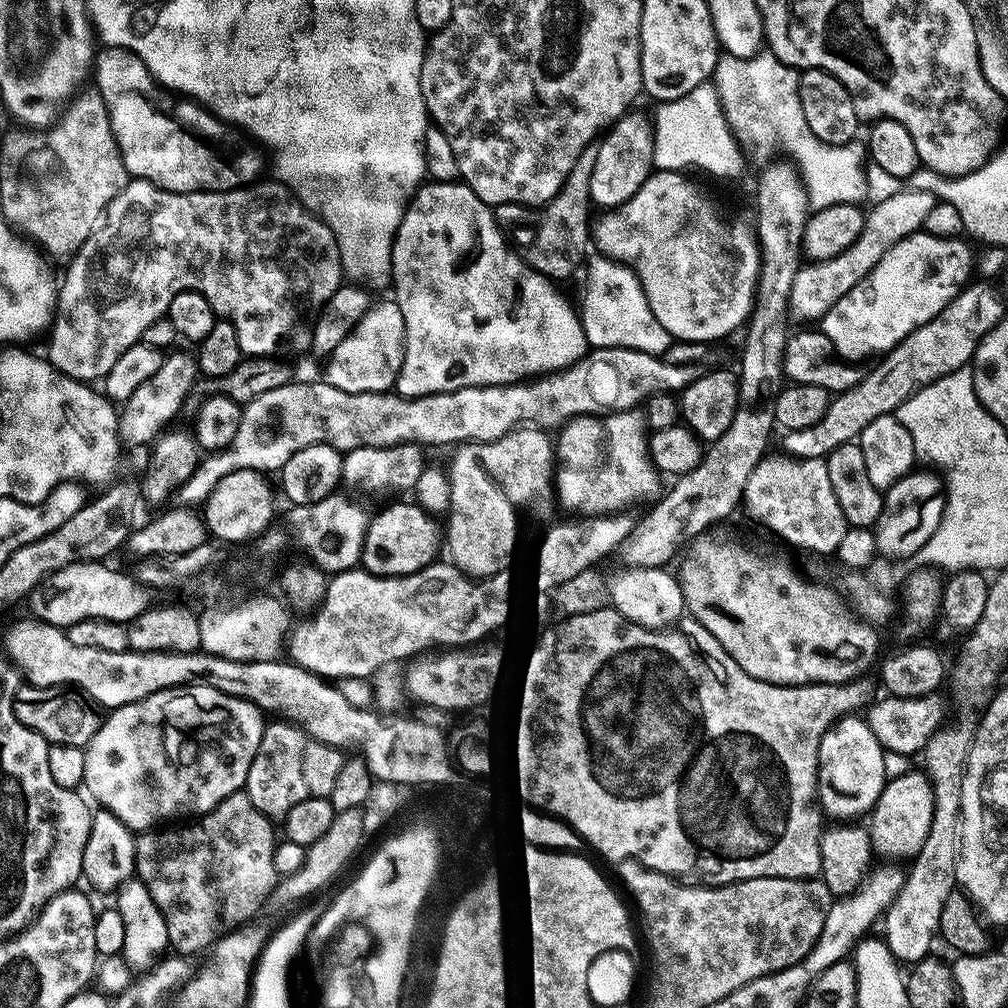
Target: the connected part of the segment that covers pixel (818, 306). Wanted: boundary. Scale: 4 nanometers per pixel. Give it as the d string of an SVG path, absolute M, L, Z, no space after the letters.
M901 187L900 191L892 192L886 202L878 202L867 209L864 217L862 234L842 254L829 260L817 260L805 263L794 274L794 286L790 286L788 310L791 319L819 321L836 303L854 286L858 286L878 266L880 259L902 238L913 236L921 231L926 222L926 214L936 204L937 198L932 192L910 190Z

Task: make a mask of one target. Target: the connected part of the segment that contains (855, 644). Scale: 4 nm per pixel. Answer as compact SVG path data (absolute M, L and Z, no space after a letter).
M712 535L697 536L690 544L692 553L688 557L687 555L683 557L684 565L681 566L680 572L678 571L678 579L684 591L684 605L690 616L692 612L693 618L724 647L723 651L736 660L738 666L742 666L742 670L746 670L746 674L771 684L842 684L846 680L855 680L867 673L864 671L875 662L876 651L880 648L880 636L876 633L879 631L853 611L847 599L844 601L834 589L827 588L827 583L808 580L804 574L796 573L784 560L763 556L762 553L755 552L754 549L747 548L736 540L719 540L718 537Z

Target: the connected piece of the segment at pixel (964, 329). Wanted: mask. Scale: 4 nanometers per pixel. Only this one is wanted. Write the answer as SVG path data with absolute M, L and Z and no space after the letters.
M989 283L967 285L935 318L892 348L874 370L861 377L857 386L837 393L820 422L810 428L789 431L785 435L785 451L793 456L823 459L838 446L855 441L875 418L895 413L898 405L918 389L965 367L974 357L981 338L1006 312L997 292L986 284Z

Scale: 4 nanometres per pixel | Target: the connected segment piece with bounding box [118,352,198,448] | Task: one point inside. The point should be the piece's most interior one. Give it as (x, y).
(142, 417)

